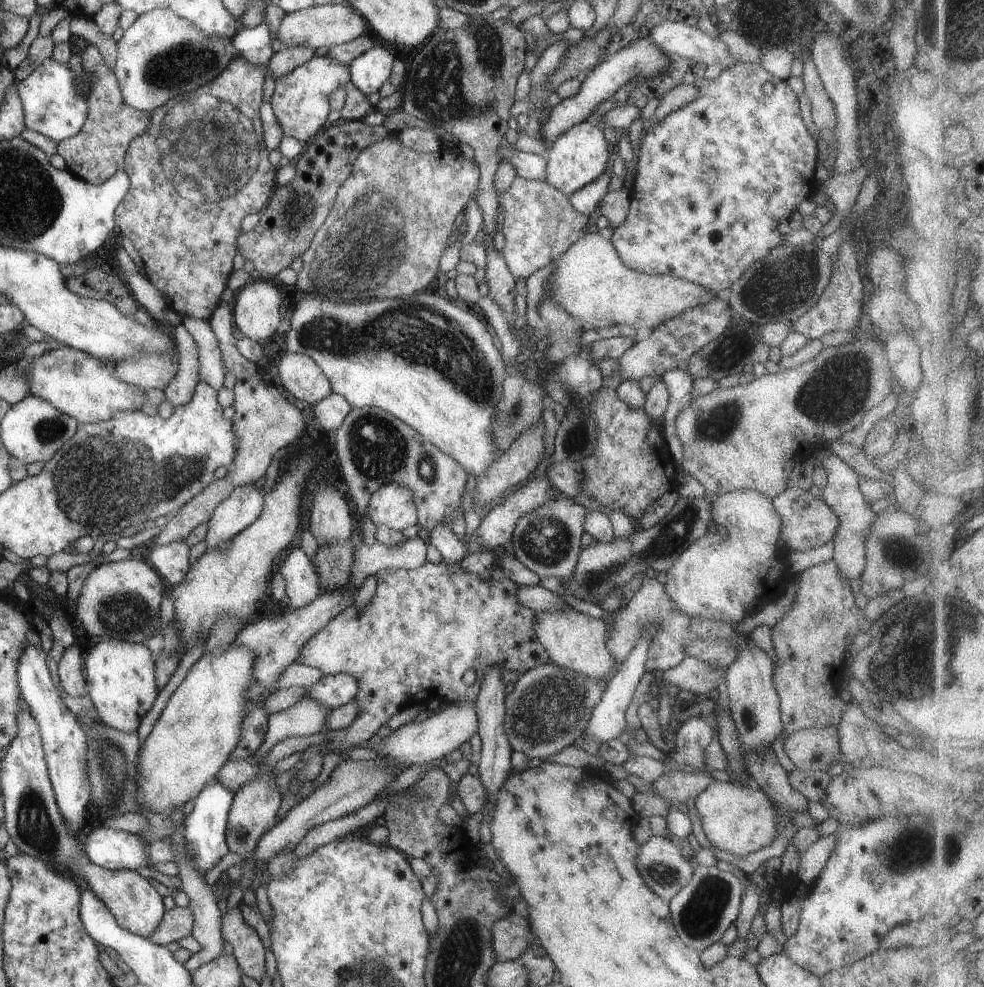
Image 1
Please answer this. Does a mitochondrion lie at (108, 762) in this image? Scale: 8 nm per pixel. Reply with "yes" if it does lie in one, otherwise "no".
yes

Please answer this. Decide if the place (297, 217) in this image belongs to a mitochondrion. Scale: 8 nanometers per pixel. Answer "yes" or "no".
yes

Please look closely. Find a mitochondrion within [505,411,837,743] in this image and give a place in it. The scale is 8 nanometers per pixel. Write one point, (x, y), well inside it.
(673, 535)

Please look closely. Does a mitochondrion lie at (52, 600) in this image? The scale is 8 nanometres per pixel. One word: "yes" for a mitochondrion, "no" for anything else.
no

